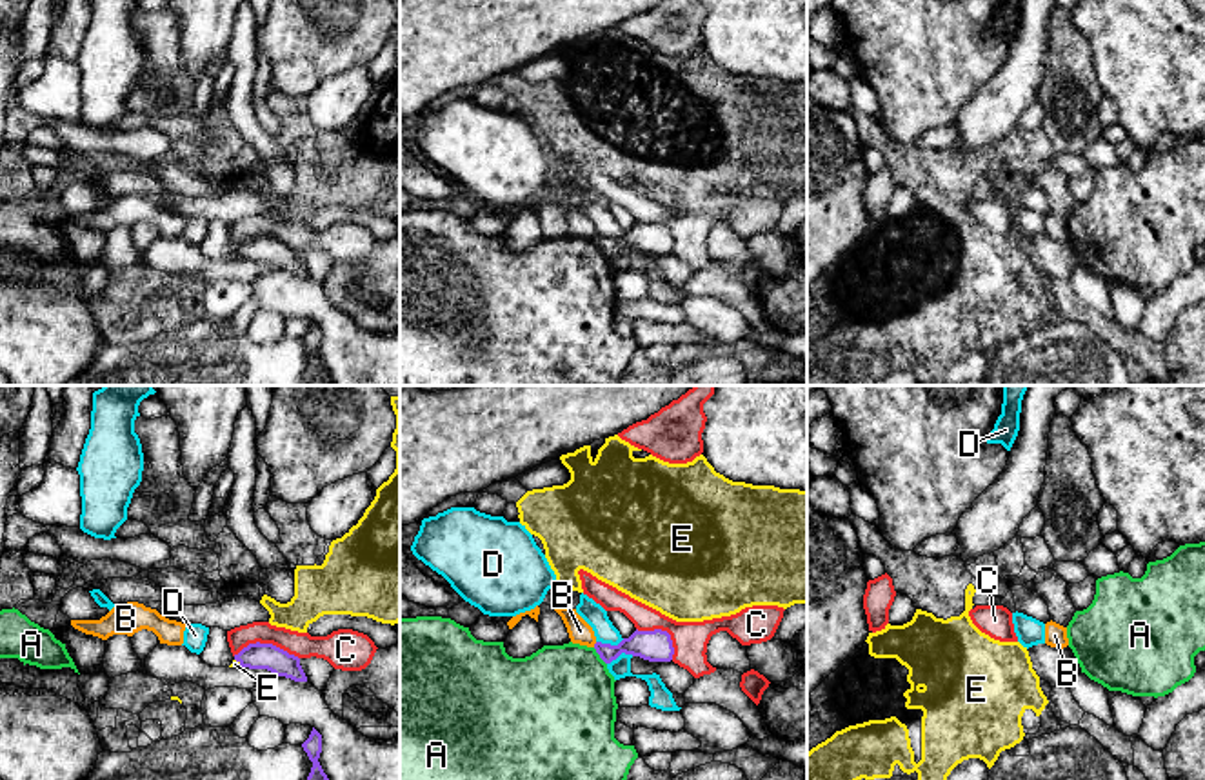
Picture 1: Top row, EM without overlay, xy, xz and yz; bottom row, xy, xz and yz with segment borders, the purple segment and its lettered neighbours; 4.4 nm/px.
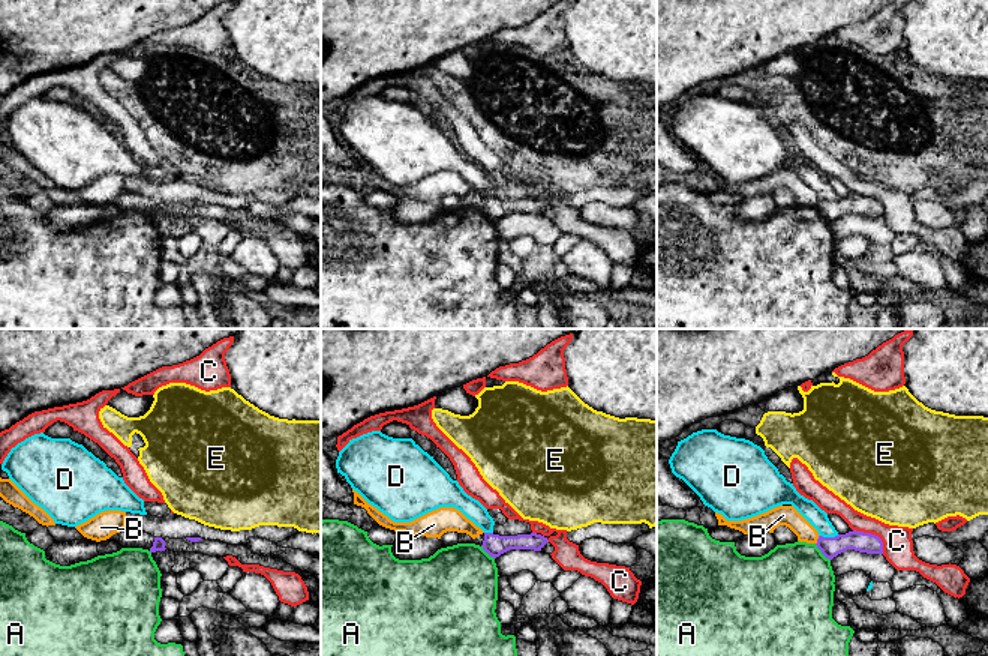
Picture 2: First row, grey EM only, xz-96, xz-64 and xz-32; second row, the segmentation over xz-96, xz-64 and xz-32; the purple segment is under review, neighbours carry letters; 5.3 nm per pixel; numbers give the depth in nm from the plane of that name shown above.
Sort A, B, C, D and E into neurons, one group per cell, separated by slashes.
A / B / C / D / E

